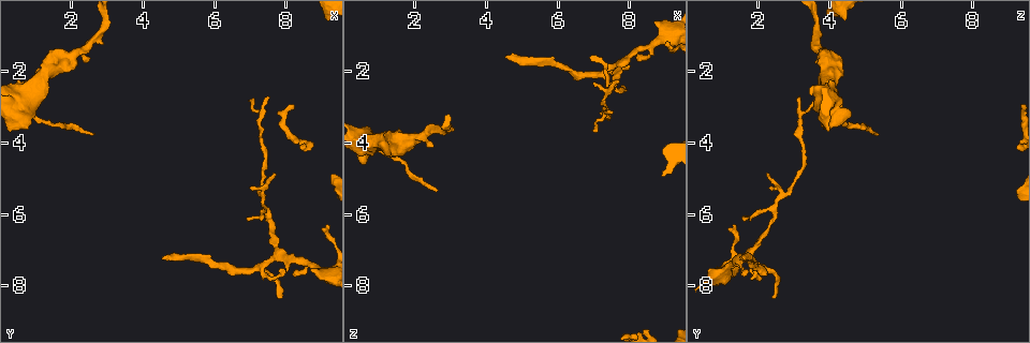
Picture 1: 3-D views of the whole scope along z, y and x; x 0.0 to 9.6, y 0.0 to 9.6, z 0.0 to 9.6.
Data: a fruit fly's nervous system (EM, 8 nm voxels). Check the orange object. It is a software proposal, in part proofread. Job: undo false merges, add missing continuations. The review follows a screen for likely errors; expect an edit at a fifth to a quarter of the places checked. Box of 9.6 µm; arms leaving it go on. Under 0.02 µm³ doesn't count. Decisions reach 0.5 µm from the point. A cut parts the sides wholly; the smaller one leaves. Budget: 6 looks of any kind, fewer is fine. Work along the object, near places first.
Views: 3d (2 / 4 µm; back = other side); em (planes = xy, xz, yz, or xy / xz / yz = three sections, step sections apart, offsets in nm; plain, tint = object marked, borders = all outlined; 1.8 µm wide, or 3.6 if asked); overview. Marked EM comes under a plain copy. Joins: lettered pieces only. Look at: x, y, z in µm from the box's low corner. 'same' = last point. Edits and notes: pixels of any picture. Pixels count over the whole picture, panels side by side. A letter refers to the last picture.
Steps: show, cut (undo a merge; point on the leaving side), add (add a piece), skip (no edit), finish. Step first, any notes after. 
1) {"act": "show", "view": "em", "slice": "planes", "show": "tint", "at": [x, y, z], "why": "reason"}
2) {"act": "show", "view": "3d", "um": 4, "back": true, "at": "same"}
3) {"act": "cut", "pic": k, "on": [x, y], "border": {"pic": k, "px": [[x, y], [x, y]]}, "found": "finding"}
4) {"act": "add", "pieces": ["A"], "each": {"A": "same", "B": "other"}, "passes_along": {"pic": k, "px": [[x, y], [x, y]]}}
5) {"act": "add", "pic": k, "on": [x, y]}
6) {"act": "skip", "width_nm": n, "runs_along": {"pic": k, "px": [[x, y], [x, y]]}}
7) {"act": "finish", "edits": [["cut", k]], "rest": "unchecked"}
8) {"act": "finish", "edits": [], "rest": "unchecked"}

{"act": "show", "view": "em", "slice": "planes", "show": "borders", "at": [8.20, 7.75, 1.60], "why": "free end"}

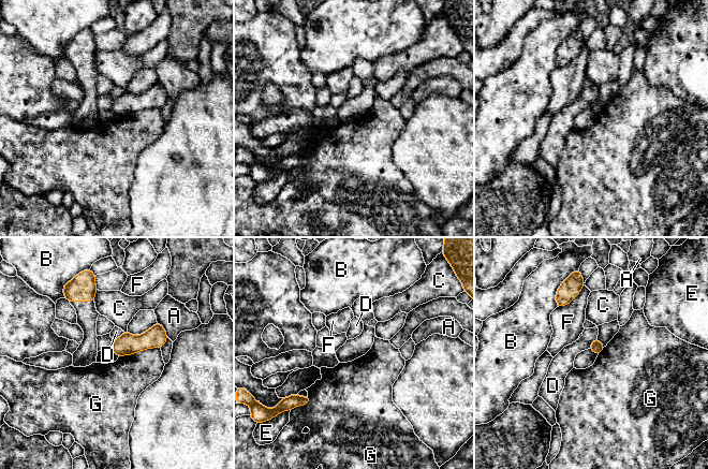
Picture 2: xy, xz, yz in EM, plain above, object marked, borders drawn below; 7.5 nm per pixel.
{"act": "skip", "longest_contact_nm": ["G", 320], "each": {"A": "other", "B": "other", "C": "other", "D": "other", "E": "other", "F": "other", "G": "other"}, "border": {"pic": 2, "px": [[160, 347], [144, 349], [119, 356]]}, "found": "no lettered piece goes on from it"}

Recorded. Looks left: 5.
{"act": "show", "view": "3d", "um": 2, "at": [4.50, 7.25, 1.55], "why": "long arm stops here"}

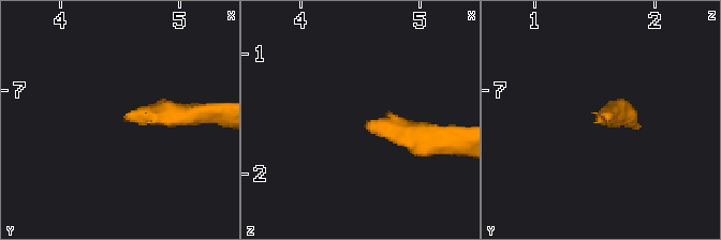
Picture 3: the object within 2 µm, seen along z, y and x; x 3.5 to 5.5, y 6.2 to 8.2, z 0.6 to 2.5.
{"act": "show", "view": "em", "slice": "planes", "show": "borders", "at": [4.54, 7.22, 1.60], "why": "now the EM"}

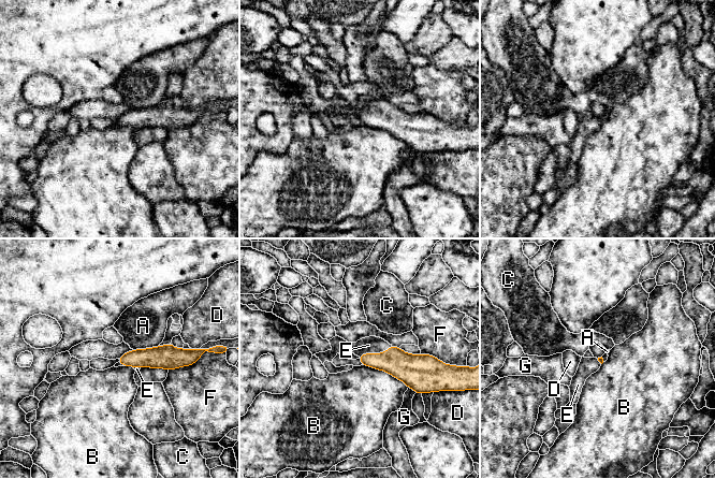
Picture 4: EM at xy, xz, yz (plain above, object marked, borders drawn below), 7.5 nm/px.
{"act": "add", "pieces": ["E"], "longest_contact_nm": ["B", 400], "each": {"A": "other", "B": "other", "C": "other", "D": "other", "E": "same", "F": "other", "G": "other"}, "passes_along": {"pic": 4, "px": [[404, 366], [375, 353], [368, 345]]}, "found": "it goes on there"}

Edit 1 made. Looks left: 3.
{"act": "show", "view": "overview", "why": "redraw"}

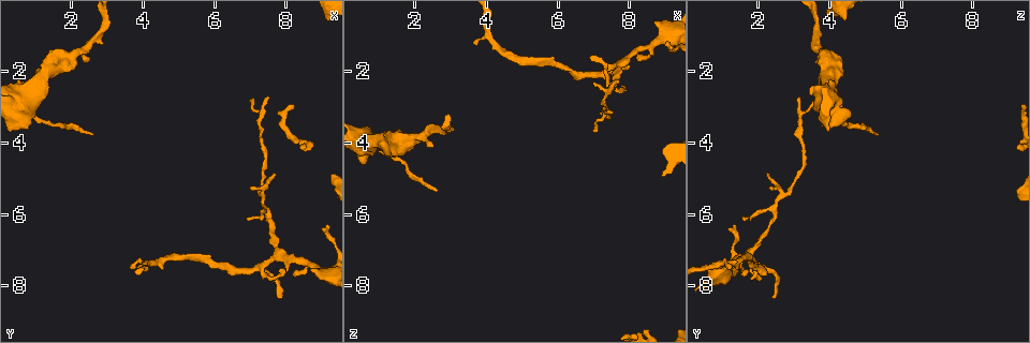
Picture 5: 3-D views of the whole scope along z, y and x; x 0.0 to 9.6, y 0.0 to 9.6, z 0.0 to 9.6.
{"act": "show", "view": "3d", "um": 2, "at": [2.20, 1.45, 3.75], "why": "sudden change in width"}

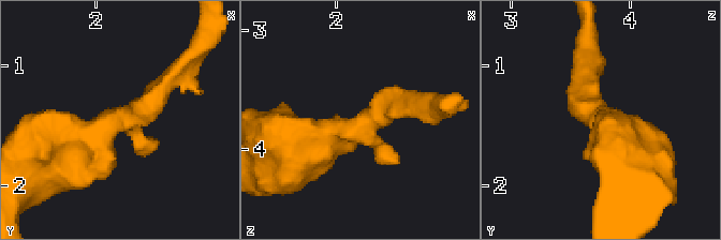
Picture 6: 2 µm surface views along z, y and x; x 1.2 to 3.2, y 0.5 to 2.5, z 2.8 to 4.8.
{"act": "show", "view": "em", "um": 3.6, "slice": "xy", "step": 4, "show": "borders", "at": [2.22, 1.46, 3.80], "arm_widths_nm": [180, 440]}

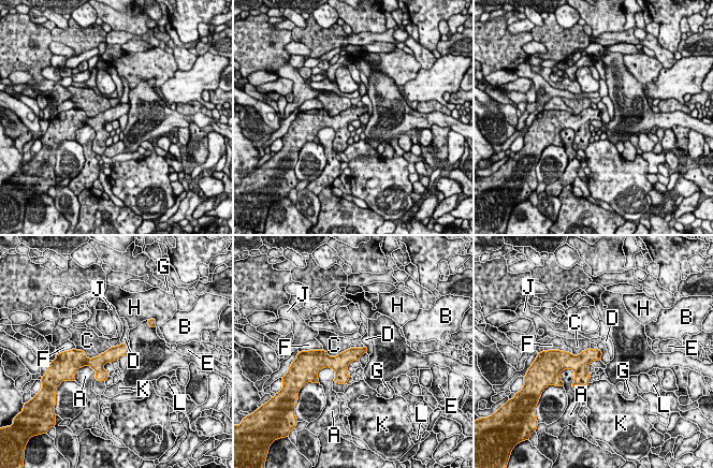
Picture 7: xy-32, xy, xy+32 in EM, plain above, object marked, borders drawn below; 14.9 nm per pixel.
{"act": "skip", "longest_contact_nm": ["C", 550], "each": {"A": "other", "B": "other", "C": "other", "D": "other", "E": "other", "F": "other", "G": "other", "H": "other", "J": "other", "K": "other", "L": "other"}, "found": "continuous, no second cell"}

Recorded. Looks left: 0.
{"act": "finish", "edits": [["add", 4]], "rest": "unchecked"}

